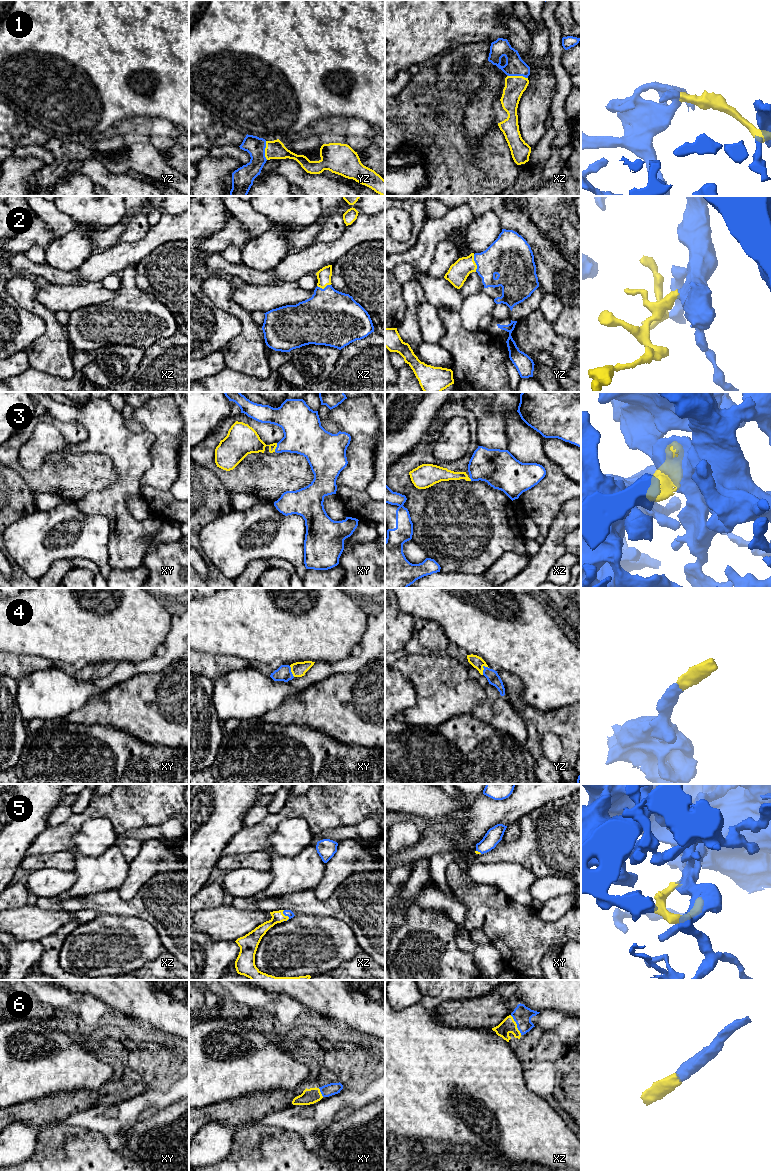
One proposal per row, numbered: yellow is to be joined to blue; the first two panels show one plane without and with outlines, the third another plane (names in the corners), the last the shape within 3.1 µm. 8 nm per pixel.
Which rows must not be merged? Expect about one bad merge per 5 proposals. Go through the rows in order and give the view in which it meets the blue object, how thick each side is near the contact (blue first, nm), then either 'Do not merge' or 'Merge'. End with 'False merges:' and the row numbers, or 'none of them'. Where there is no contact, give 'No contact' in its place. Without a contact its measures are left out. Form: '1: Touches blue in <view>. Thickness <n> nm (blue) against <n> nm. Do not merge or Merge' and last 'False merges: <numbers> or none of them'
1: Touches blue in xz. Thickness 160 nm (blue) against 160 nm. Merge
2: Touches blue in yz. Thickness 300 nm (blue) against 160 nm. Merge
3: Touches blue in xy. Thickness 320 nm (blue) against 200 nm. Merge
4: Touches blue in yz. Thickness 100 nm (blue) against 100 nm. Merge
5: Touches blue in xz. Thickness 60 nm (blue) against 100 nm. Merge
6: Touches blue in xz. Thickness 150 nm (blue) against 120 nm. Merge
False merges: none of them

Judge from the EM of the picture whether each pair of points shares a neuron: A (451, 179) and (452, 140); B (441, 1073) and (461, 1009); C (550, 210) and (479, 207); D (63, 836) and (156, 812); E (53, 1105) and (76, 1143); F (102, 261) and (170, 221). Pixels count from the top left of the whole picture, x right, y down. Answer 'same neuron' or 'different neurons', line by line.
A: same neuron
B: different neurons
C: different neurons
D: same neuron
E: different neurons
F: same neuron

